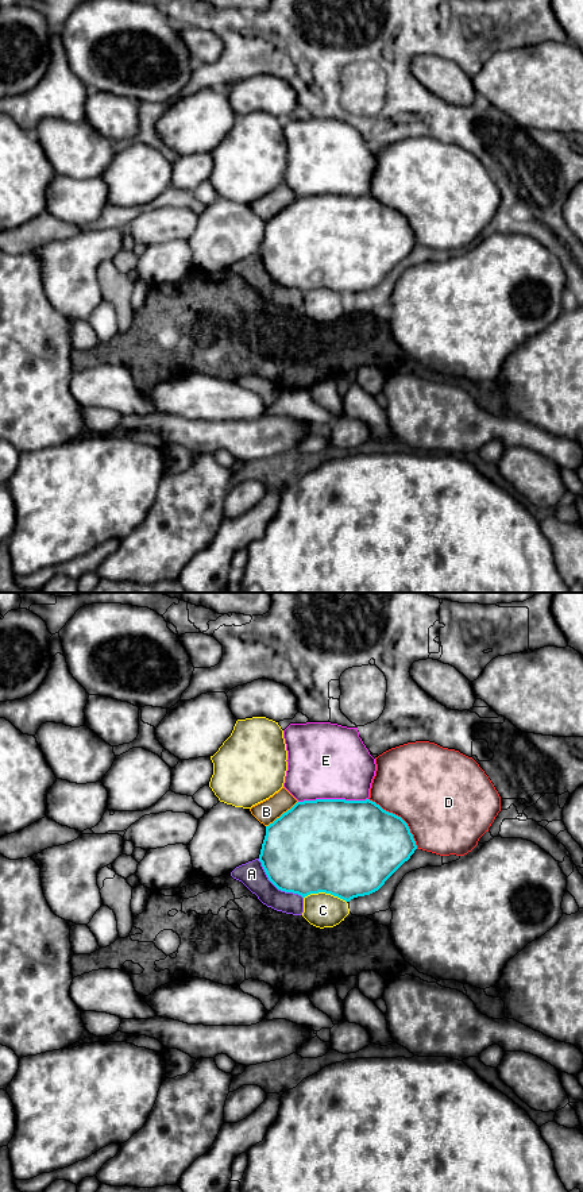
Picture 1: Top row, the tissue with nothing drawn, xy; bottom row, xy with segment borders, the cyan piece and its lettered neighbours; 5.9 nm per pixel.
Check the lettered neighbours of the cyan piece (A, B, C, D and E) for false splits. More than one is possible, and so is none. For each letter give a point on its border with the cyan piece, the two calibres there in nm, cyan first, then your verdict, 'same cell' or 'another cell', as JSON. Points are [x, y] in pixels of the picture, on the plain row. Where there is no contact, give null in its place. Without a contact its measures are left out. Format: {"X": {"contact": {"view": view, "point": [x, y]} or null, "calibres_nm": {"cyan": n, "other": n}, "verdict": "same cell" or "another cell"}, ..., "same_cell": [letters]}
{"A": {"contact": {"view": "xy", "point": [275, 281]}, "calibres_nm": {"cyan": 480, "other": 150}, "verdict": "another cell"}, "B": {"contact": {"view": "xy", "point": [282, 209]}, "calibres_nm": {"cyan": 500, "other": 140}, "verdict": "another cell"}, "C": {"contact": {"view": "xy", "point": [325, 288]}, "calibres_nm": {"cyan": 500, "other": 200}, "verdict": "another cell"}, "D": {"contact": {"view": "xy", "point": [400, 212]}, "calibres_nm": {"cyan": 460, "other": 500}, "verdict": "another cell"}, "E": {"contact": {"view": "xy", "point": [332, 195]}, "calibres_nm": {"cyan": 500, "other": 460}, "verdict": "another cell"}, "same_cell": []}

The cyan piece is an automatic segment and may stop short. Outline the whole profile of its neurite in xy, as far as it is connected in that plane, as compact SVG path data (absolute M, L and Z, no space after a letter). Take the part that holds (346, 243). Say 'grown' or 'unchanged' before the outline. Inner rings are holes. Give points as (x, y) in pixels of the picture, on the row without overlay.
unchanged; M316 194L297 197L266 221L259 256L269 275L281 286L298 289L302 293L325 288L350 297L354 293L378 286L410 254L416 244L417 240L408 219L375 197L370 194Z

